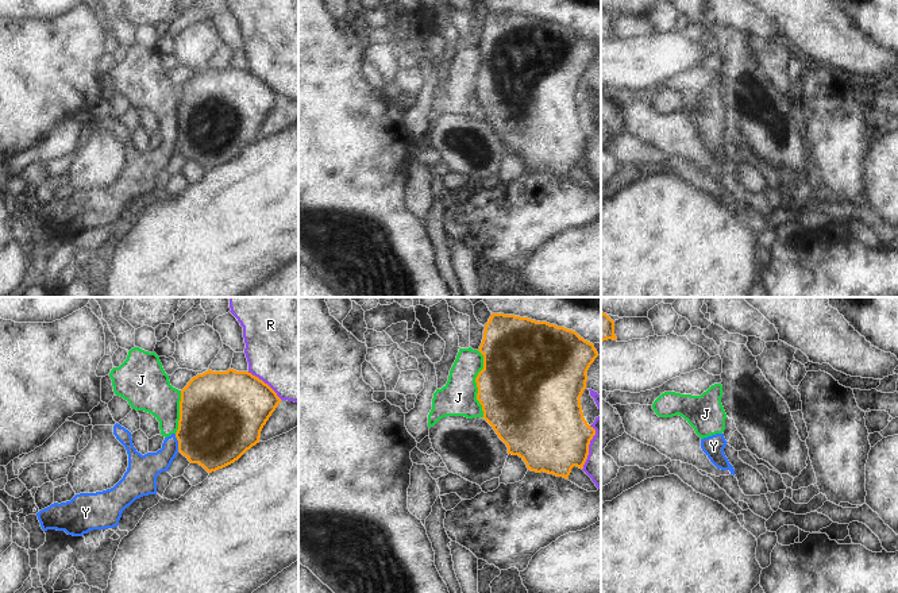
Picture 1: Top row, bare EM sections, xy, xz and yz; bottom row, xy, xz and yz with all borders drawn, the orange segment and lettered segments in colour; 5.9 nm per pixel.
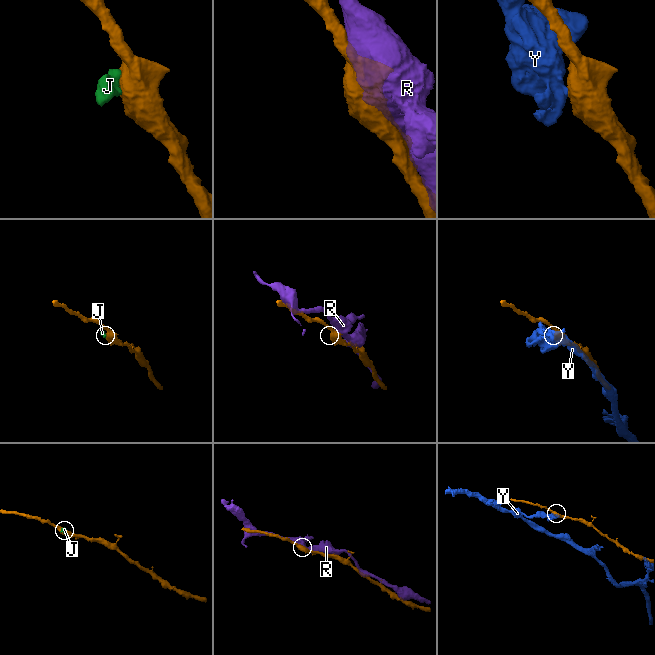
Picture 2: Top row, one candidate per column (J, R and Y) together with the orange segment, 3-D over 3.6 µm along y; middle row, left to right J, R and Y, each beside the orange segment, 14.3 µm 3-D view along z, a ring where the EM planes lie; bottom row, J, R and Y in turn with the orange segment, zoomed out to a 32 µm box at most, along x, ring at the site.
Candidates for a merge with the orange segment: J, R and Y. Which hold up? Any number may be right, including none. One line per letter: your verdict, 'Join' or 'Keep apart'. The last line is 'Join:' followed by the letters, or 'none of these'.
J: Keep apart
R: Keep apart
Y: Keep apart
Join: none of these.

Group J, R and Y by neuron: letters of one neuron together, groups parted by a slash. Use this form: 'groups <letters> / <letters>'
groups J Y / R

